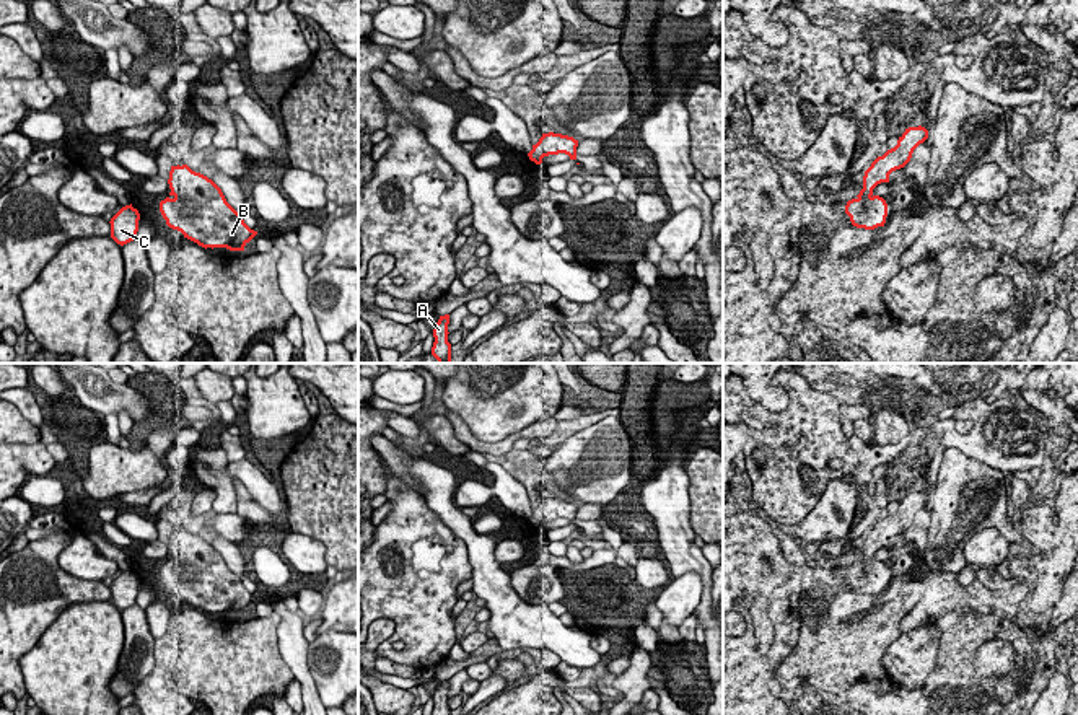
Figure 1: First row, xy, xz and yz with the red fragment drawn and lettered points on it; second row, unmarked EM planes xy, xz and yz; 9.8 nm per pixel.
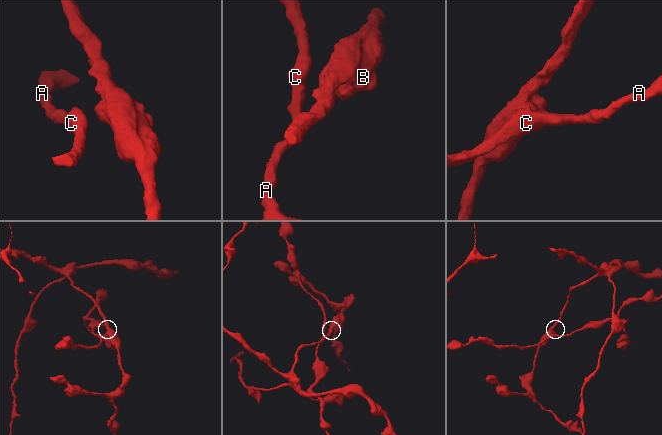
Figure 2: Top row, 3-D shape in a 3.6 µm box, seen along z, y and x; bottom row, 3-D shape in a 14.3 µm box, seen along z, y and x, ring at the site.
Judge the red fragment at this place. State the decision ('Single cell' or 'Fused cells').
Single cell

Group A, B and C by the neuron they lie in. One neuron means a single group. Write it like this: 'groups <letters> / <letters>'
groups A B C

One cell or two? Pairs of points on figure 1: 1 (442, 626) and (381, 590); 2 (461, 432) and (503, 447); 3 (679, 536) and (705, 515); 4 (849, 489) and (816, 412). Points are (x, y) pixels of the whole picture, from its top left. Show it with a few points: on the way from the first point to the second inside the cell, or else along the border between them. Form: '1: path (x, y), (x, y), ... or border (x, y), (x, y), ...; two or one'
1: path (427, 613), (404, 590), (396, 590); one
2: path (471, 442), (477, 447), (494, 447); one
3: border (687, 489), (689, 523), (696, 535); two
4: border (850, 474), (832, 478), (816, 502); two

